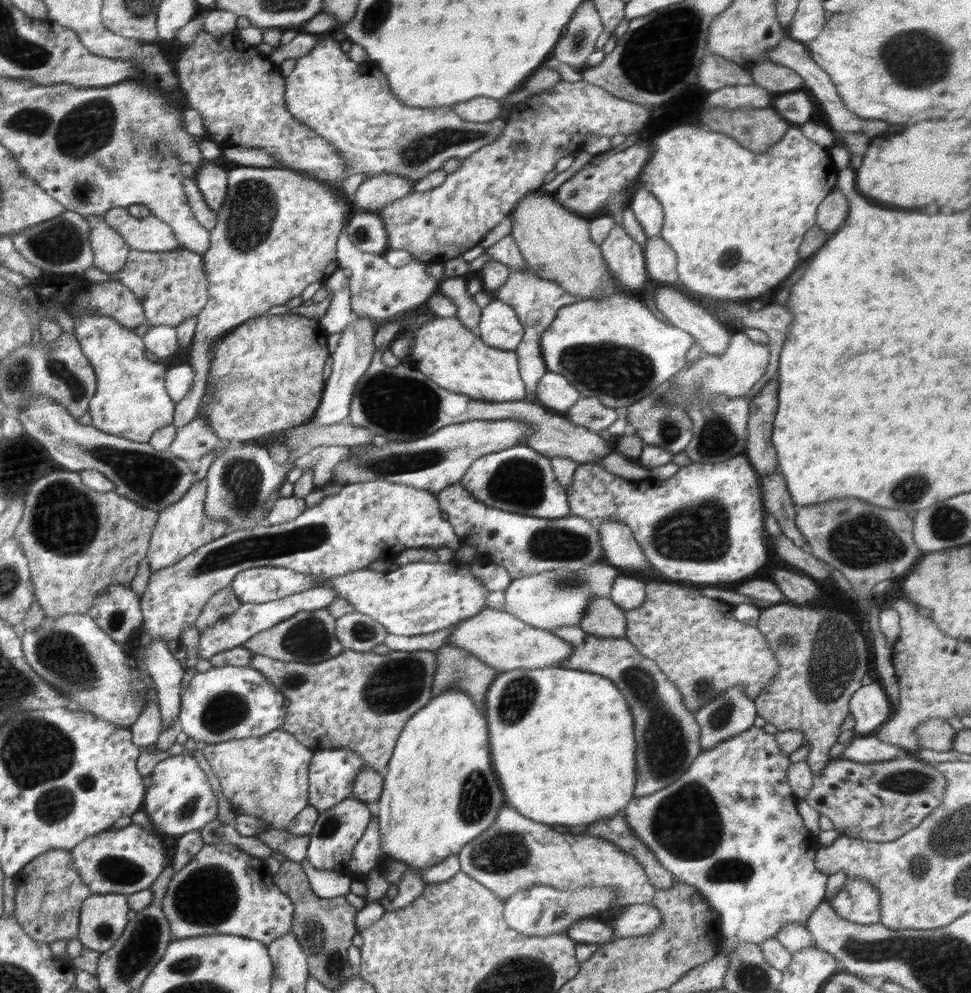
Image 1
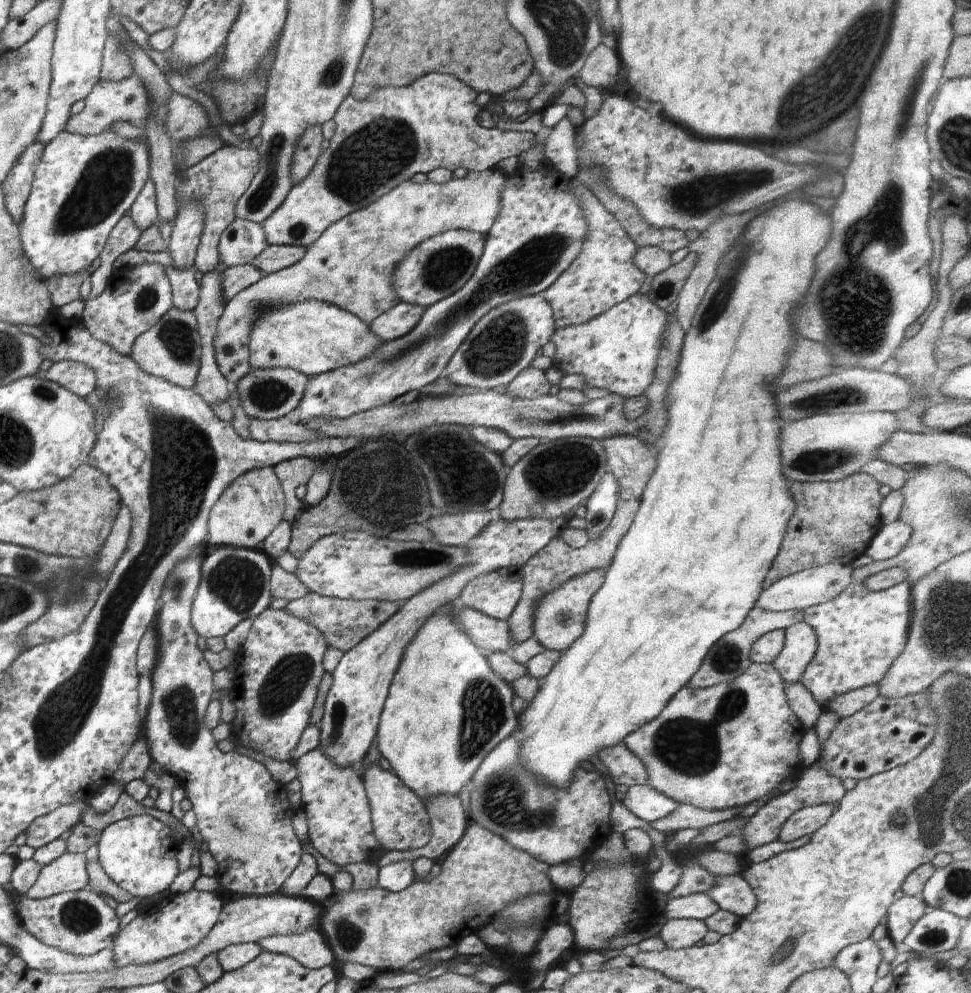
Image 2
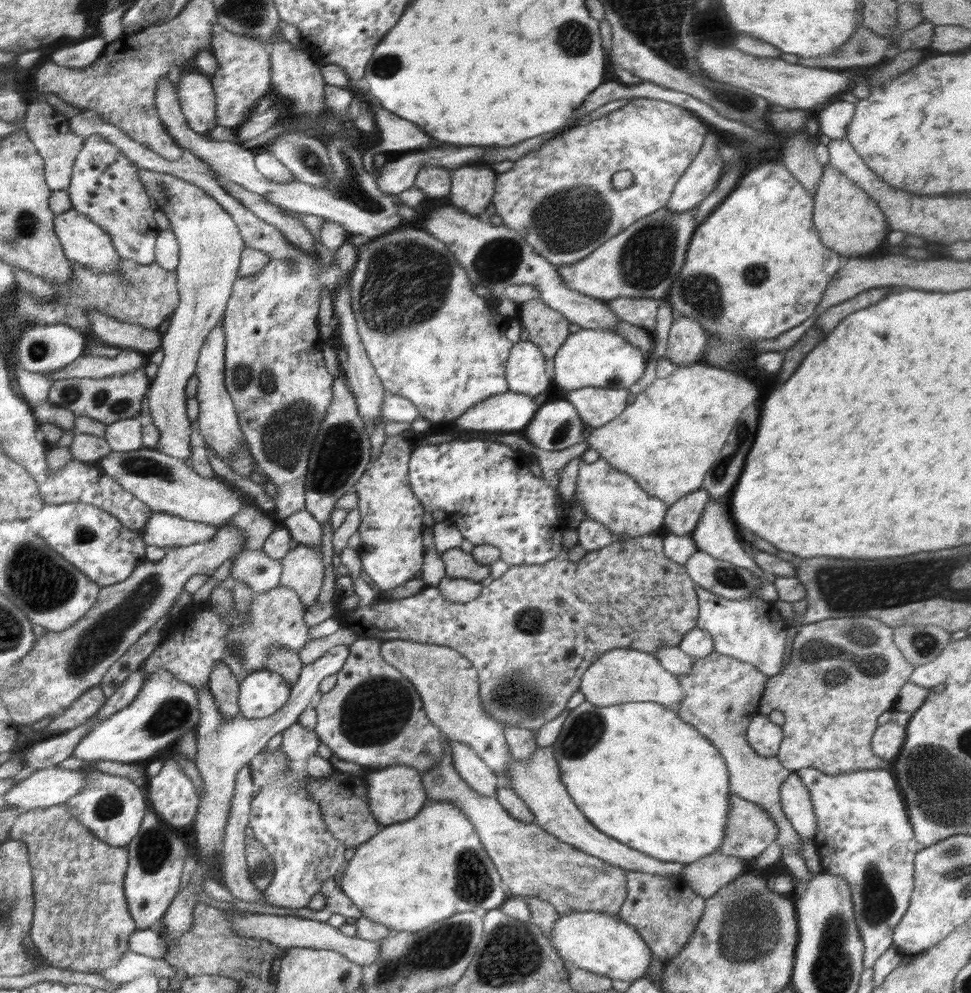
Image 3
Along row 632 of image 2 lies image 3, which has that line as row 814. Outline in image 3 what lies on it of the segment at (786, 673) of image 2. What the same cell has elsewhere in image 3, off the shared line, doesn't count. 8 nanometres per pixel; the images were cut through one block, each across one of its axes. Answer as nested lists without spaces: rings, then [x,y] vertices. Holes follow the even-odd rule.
[[[791,772],[786,777],[779,795],[784,816],[791,822],[793,829],[808,849],[817,831],[817,818],[810,793],[802,784],[797,772]]]

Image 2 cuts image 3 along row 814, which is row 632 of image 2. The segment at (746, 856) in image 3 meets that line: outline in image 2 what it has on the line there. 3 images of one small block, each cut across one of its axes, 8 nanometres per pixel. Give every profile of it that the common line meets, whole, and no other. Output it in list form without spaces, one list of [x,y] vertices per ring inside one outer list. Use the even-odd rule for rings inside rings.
[[[756,605],[747,614],[746,620],[736,629],[726,633],[716,644],[710,648],[704,657],[700,668],[689,680],[688,686],[691,689],[703,689],[712,685],[731,683],[737,676],[740,676],[751,662],[752,645],[762,635],[768,634],[773,630],[780,629],[785,631],[793,624],[803,620],[805,611],[769,611]]]

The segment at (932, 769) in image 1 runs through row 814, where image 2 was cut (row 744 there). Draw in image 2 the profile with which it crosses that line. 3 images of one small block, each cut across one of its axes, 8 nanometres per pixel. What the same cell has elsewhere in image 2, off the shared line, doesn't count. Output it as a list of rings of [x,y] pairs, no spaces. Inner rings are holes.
[[[924,689],[921,693],[902,698],[887,699],[878,695],[871,703],[864,705],[858,712],[838,721],[835,729],[829,734],[826,742],[821,745],[818,762],[827,770],[828,774],[844,779],[870,778],[897,766],[910,762],[916,758],[933,739],[936,728],[936,715],[928,704],[929,692]]]

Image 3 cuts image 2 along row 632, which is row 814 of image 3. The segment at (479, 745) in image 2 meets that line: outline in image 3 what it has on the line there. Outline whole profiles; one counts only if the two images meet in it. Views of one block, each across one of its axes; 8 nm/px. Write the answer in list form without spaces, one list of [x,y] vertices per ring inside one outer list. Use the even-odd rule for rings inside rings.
[[[428,800],[427,803],[420,809],[420,812],[409,818],[407,821],[402,821],[390,826],[385,826],[378,831],[372,838],[369,838],[364,844],[356,847],[356,851],[352,859],[348,861],[348,867],[342,869],[341,890],[348,898],[360,908],[362,917],[369,918],[374,922],[383,924],[393,931],[410,931],[416,932],[423,928],[429,927],[431,924],[446,920],[456,913],[466,913],[476,911],[481,916],[485,911],[500,908],[504,901],[512,896],[509,888],[502,882],[500,874],[498,874],[495,864],[491,861],[485,848],[482,846],[480,837],[476,832],[475,826],[470,822],[470,819],[463,814],[455,804],[444,801]]]

